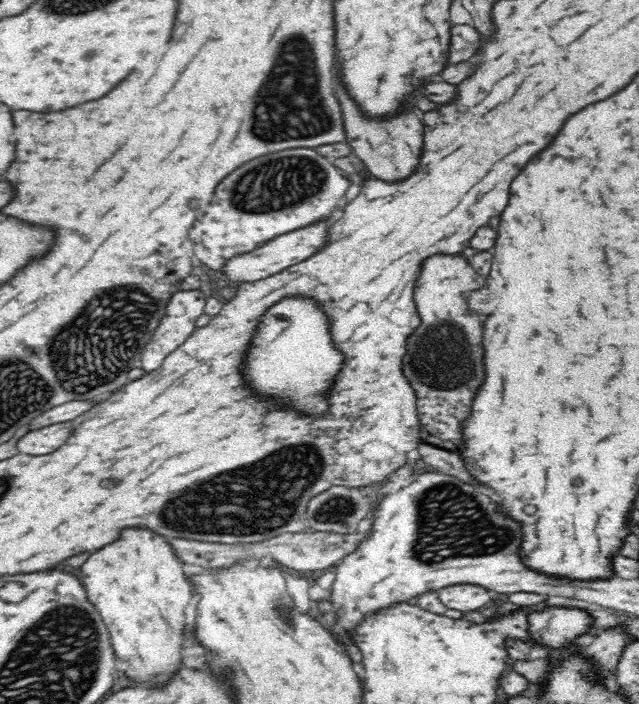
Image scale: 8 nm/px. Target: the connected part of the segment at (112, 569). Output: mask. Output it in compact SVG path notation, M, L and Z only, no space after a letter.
M144 528L122 530L122 536L94 552L82 568L68 570L77 576L86 590L88 600L98 608L102 620L108 626L112 646L116 656L128 662L126 676L138 685L162 688L174 678L174 674L183 667L182 645L187 626L186 606L192 600L192 587L187 575L182 571L183 563L178 560L171 544L165 536L154 534Z

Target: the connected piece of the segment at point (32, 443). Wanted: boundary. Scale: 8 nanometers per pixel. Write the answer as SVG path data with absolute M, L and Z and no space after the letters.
M72 422L52 424L52 426L46 426L42 430L28 432L26 436L22 436L18 440L18 450L24 454L32 454L32 456L50 454L68 440L70 432L72 432Z

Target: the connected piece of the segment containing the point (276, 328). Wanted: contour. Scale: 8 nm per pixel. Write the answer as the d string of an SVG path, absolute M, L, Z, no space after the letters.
M284 298L268 308L260 318L260 330L254 340L254 348L246 360L246 376L260 394L282 398L286 404L296 406L308 414L324 414L324 392L330 388L332 378L342 368L342 354L334 348L326 316L312 300Z

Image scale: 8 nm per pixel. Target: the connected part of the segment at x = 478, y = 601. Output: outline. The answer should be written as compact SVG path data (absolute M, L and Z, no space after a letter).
M472 584L448 586L448 588L441 588L437 594L446 608L460 610L463 613L489 606L488 602L492 600L492 596L486 588L472 586Z

